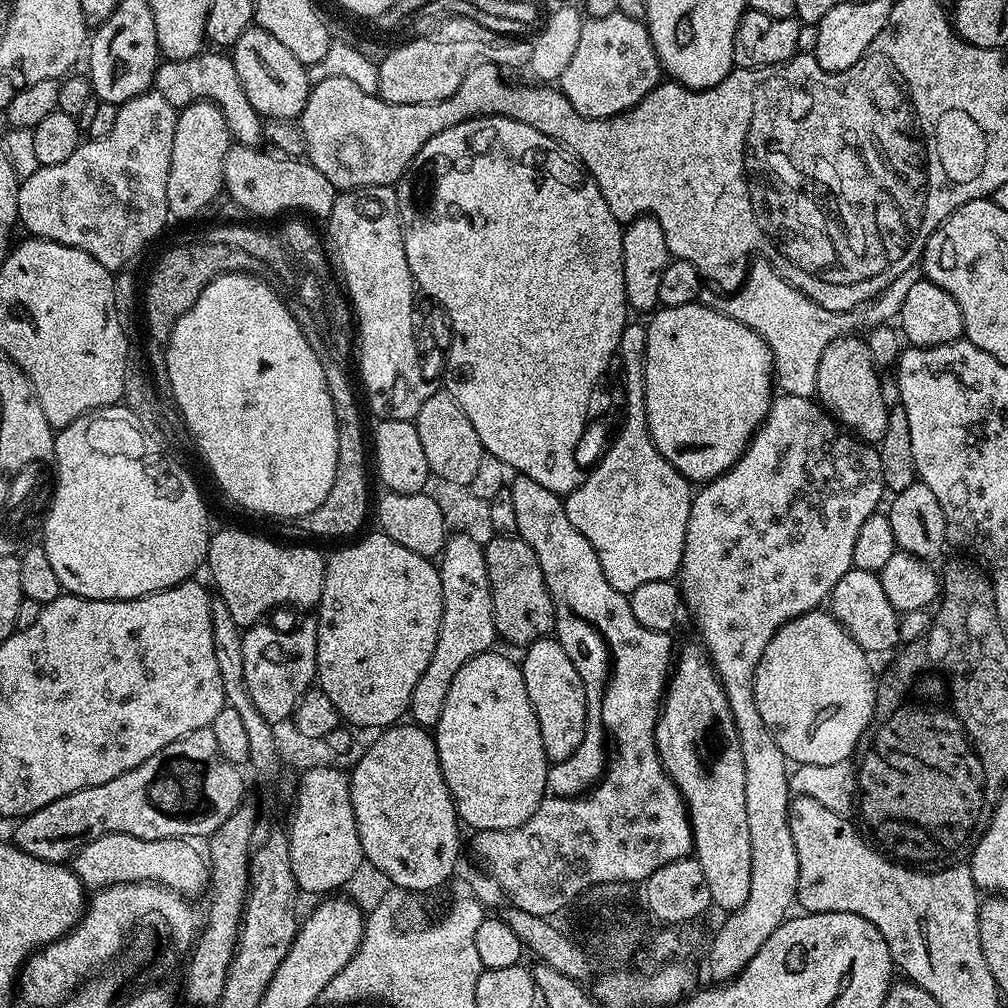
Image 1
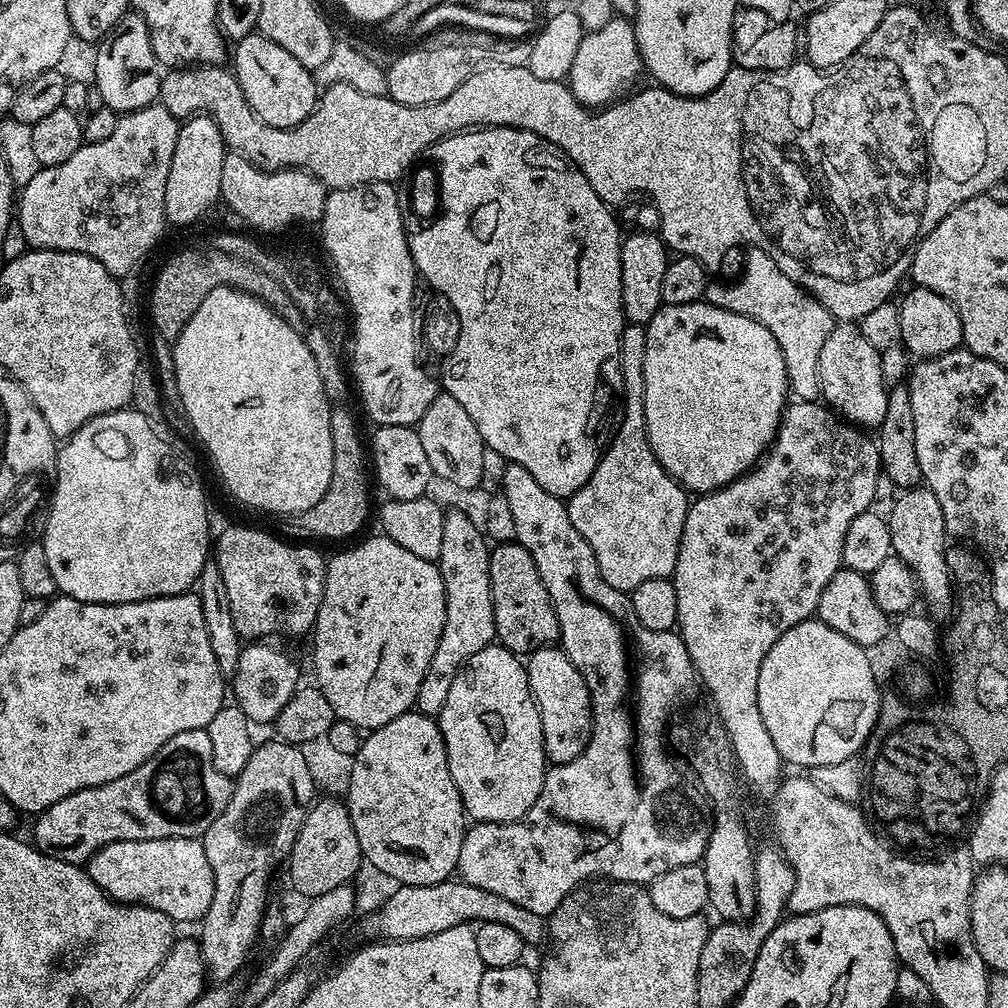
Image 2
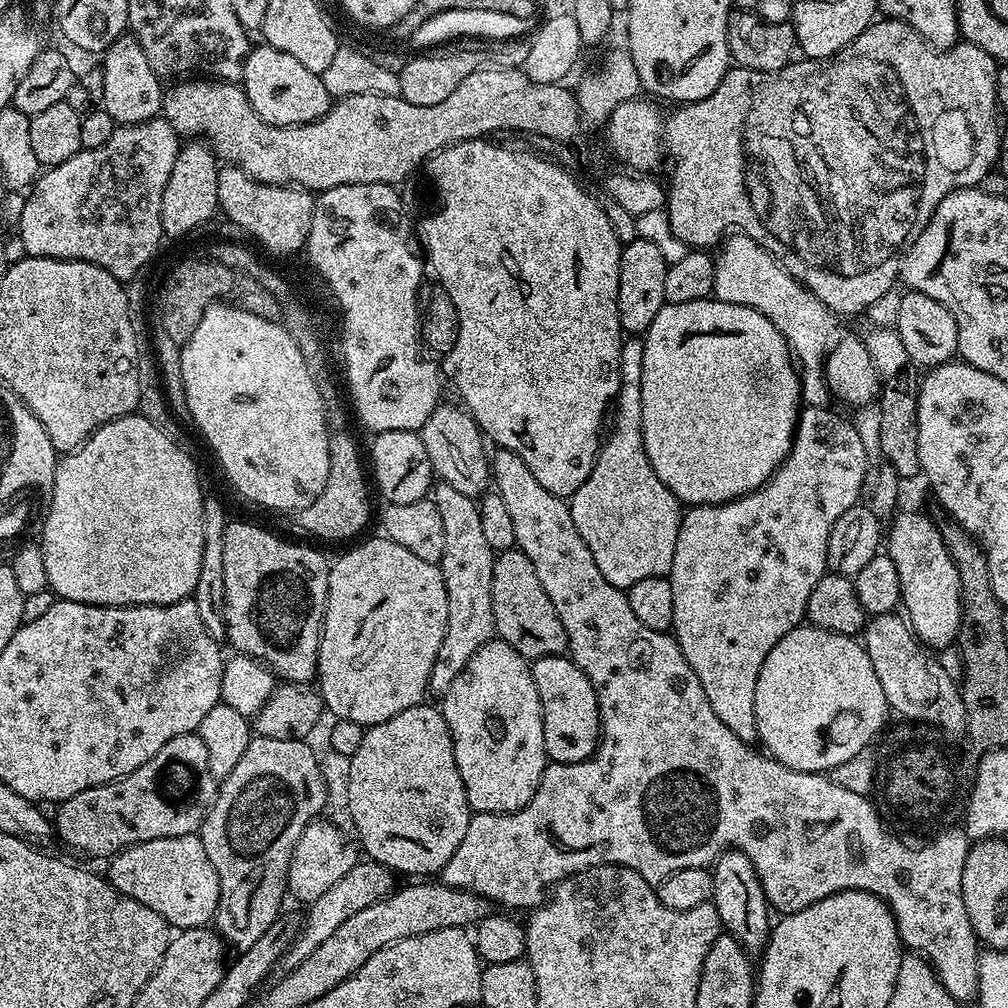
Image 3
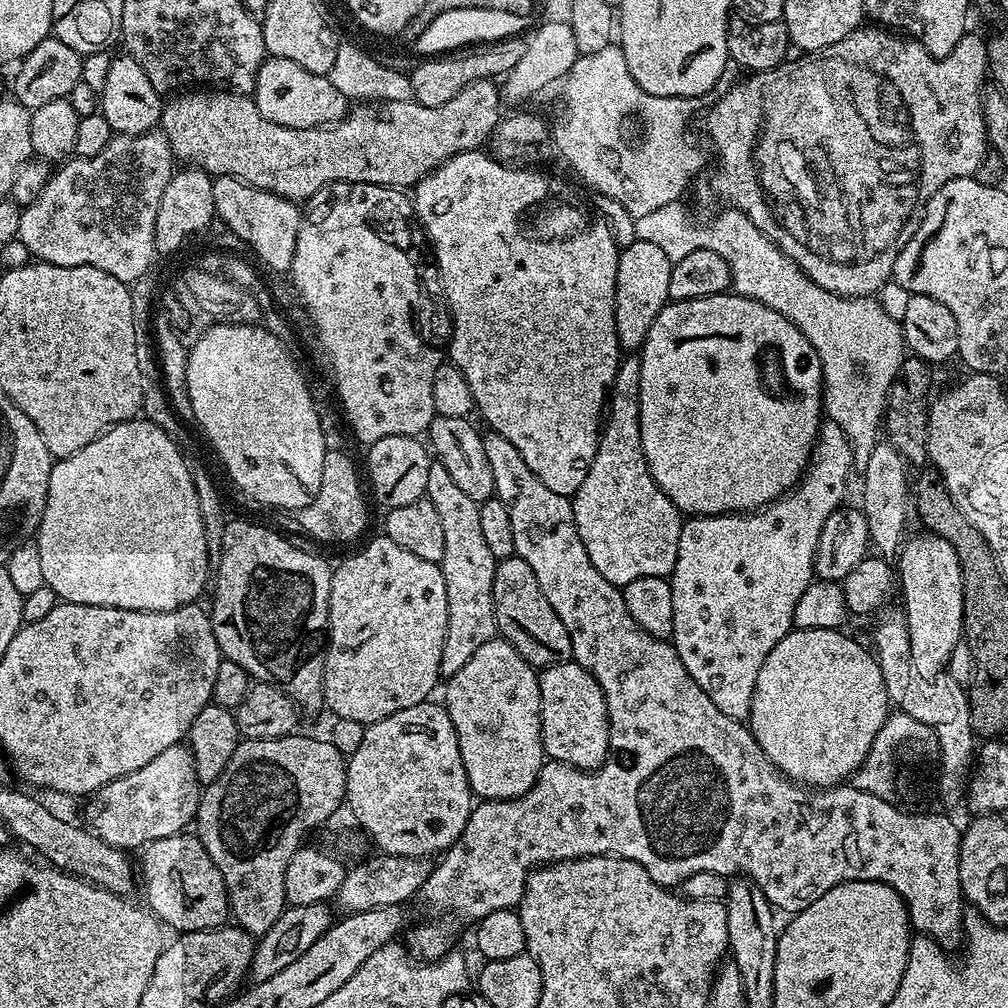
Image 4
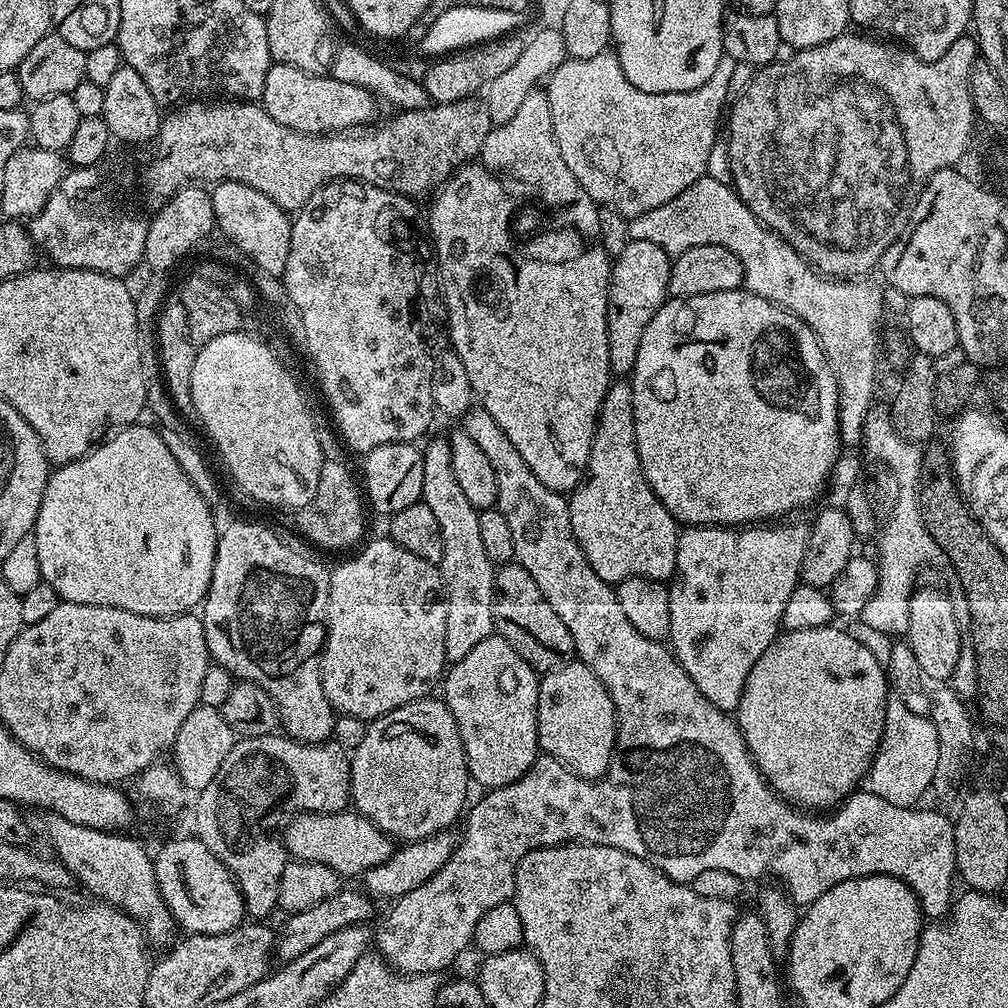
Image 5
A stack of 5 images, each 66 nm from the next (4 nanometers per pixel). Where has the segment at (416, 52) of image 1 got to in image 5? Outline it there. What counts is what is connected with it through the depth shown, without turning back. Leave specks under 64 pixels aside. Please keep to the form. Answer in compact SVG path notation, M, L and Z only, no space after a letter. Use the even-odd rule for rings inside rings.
M509 34L493 40L483 40L471 48L461 48L459 52L433 59L422 81L429 101L432 104L449 104L475 97L481 90L487 88L490 82L494 82L498 74L510 70L510 66L518 62L525 43L525 37L520 37L520 34Z

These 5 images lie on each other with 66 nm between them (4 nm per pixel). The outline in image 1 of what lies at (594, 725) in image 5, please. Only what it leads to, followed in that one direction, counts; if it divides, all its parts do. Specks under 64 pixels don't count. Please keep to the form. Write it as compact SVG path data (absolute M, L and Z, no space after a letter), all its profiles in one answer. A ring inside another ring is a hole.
M555 638L536 640L527 645L528 652L522 659L526 694L534 706L538 718L538 730L542 730L542 746L552 764L560 764L584 741L588 725L588 699L582 678L570 662L570 654Z

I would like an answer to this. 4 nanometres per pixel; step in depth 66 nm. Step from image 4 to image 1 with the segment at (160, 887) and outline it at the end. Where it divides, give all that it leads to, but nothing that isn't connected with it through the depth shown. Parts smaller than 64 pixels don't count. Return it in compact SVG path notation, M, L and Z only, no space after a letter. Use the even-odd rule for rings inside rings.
M106 834L86 842L76 851L70 861L72 873L84 883L85 889L99 890L108 888L111 884L162 884L170 892L177 892L180 896L195 897L195 892L200 892L209 887L210 865L205 853L195 848L193 841L188 838L179 840L147 840L134 838L130 834Z

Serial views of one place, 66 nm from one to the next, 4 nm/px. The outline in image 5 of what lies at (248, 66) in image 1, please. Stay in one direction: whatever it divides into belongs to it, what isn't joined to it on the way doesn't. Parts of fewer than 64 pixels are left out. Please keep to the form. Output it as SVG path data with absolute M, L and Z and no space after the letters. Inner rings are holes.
M273 63L266 74L266 86L262 97L262 106L274 118L290 130L314 132L317 134L335 134L353 128L371 124L377 119L377 97L367 88L350 86L350 82L338 82L330 74L315 76L306 70L294 66Z

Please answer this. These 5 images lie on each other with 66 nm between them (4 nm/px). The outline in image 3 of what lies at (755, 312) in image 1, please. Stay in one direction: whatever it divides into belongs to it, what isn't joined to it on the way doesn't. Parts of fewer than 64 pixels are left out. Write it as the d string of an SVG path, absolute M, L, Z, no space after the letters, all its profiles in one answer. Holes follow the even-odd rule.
M732 234L719 245L716 260L715 299L750 306L766 314L783 334L802 369L800 392L809 408L827 408L832 396L825 382L825 358L832 344L835 315L809 288L804 287L783 264L754 238Z

